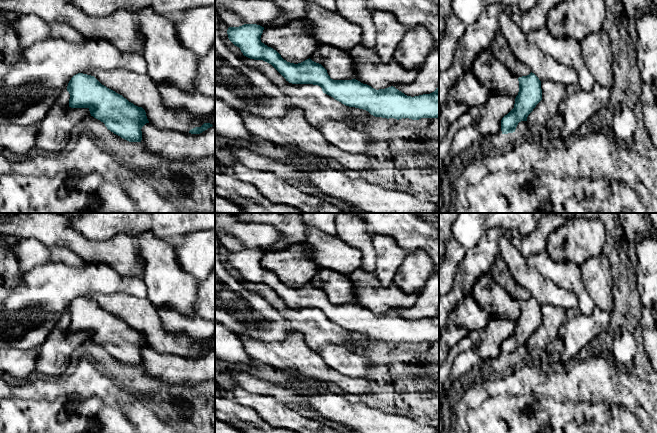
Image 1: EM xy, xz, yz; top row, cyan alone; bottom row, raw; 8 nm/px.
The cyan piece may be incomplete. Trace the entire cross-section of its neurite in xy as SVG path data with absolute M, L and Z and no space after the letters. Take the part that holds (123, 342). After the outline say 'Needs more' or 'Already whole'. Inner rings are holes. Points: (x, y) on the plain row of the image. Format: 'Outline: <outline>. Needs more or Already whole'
Outline: M78 297L68 307L69 331L88 332L91 340L105 348L108 354L129 366L141 366L142 351L149 347L146 336L122 319L102 309L94 300Z. Already whole

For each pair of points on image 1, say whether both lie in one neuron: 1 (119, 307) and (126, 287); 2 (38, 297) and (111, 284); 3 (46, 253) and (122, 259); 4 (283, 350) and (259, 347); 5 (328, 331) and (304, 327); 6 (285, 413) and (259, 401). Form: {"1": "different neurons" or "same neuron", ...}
{"1": "different neurons", "2": "same neuron", "3": "different neurons", "4": "same neuron", "5": "same neuron", "6": "same neuron"}

